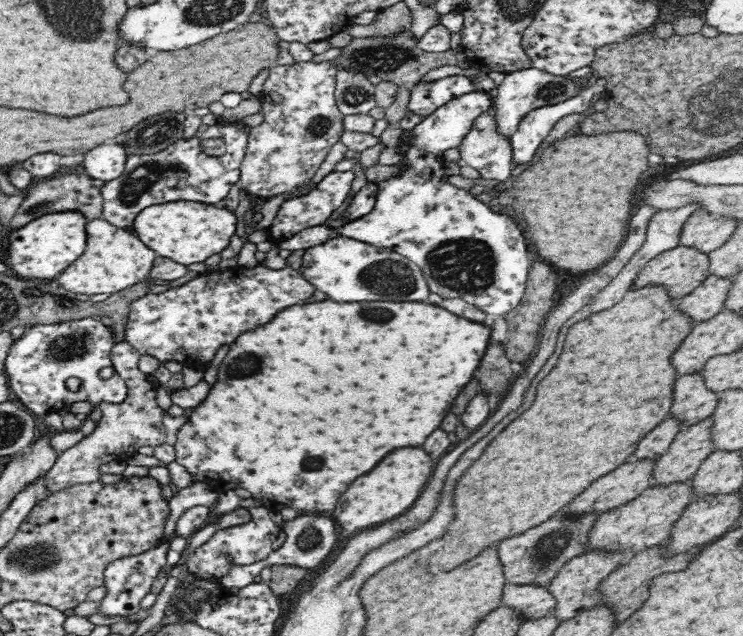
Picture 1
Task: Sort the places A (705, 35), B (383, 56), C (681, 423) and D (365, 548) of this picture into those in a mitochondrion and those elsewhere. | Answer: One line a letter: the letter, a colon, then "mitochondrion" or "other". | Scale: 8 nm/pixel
A: other
B: mitochondrion
C: other
D: other

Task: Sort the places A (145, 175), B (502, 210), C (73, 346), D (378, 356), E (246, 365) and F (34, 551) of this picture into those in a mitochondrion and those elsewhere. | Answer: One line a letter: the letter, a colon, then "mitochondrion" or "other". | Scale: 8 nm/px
A: mitochondrion
B: other
C: mitochondrion
D: other
E: mitochondrion
F: mitochondrion

